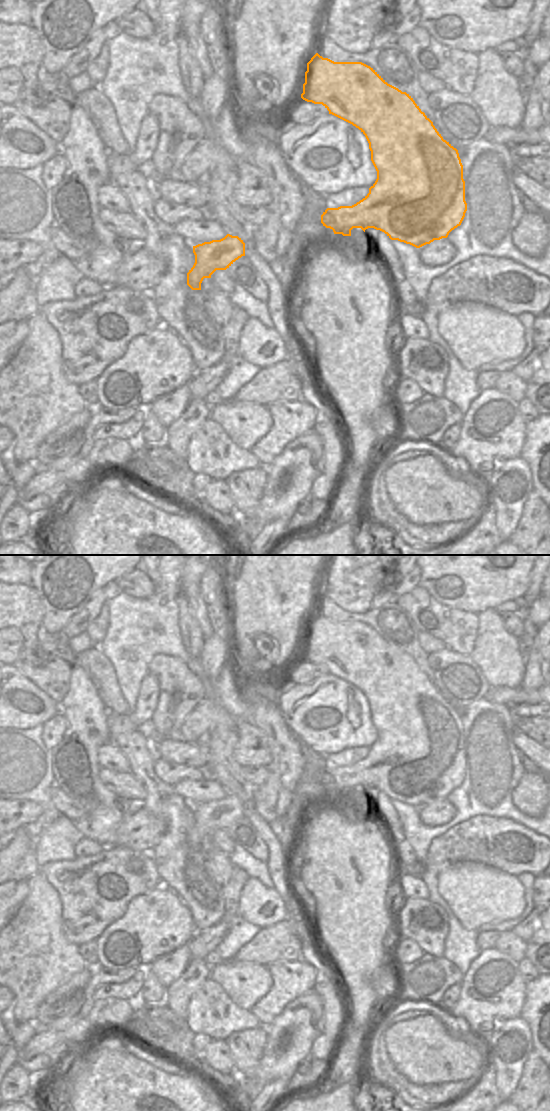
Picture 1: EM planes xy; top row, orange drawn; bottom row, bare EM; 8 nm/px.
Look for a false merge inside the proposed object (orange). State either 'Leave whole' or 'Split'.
Leave whole

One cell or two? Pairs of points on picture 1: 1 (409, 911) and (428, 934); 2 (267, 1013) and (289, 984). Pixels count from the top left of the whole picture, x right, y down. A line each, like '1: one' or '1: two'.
1: one
2: one

